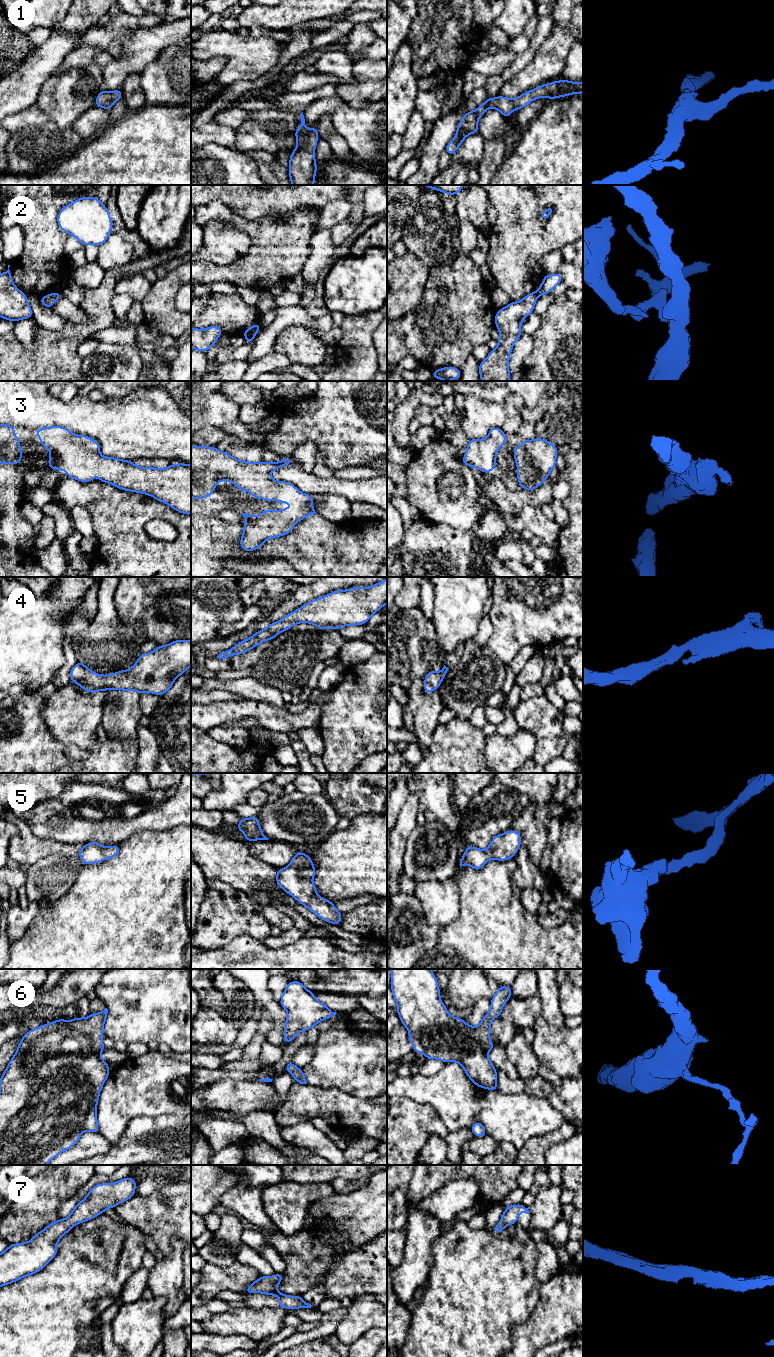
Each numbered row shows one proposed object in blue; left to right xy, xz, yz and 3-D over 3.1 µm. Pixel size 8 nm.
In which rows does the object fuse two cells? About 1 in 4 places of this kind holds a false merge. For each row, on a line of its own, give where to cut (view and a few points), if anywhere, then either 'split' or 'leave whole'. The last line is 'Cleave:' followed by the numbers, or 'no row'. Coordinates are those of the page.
1: cut none; leave whole
2: cut xz (255, 334), (245, 336); split
3: cut none; leave whole
4: cut none; leave whole
5: cut none; leave whole
6: cut none; leave whole
7: cut none; leave whole
Cleave: 2

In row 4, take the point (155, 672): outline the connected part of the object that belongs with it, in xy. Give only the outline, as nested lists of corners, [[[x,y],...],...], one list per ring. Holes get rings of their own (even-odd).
[[[187,639],[175,640],[167,645],[158,645],[150,653],[142,653],[136,663],[129,669],[109,675],[99,675],[90,670],[80,660],[71,670],[71,682],[79,685],[86,692],[106,691],[107,689],[136,691],[139,694],[149,692],[160,697],[168,692],[175,679],[181,676],[191,666],[191,641]]]

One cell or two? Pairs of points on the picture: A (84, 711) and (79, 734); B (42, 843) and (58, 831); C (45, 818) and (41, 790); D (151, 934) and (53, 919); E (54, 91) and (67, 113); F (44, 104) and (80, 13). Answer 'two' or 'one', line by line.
A: one
B: two
C: two
D: one
E: one
F: two

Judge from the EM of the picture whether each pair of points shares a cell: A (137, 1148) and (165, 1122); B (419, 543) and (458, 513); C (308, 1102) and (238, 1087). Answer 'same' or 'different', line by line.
A: same
B: different
C: different

